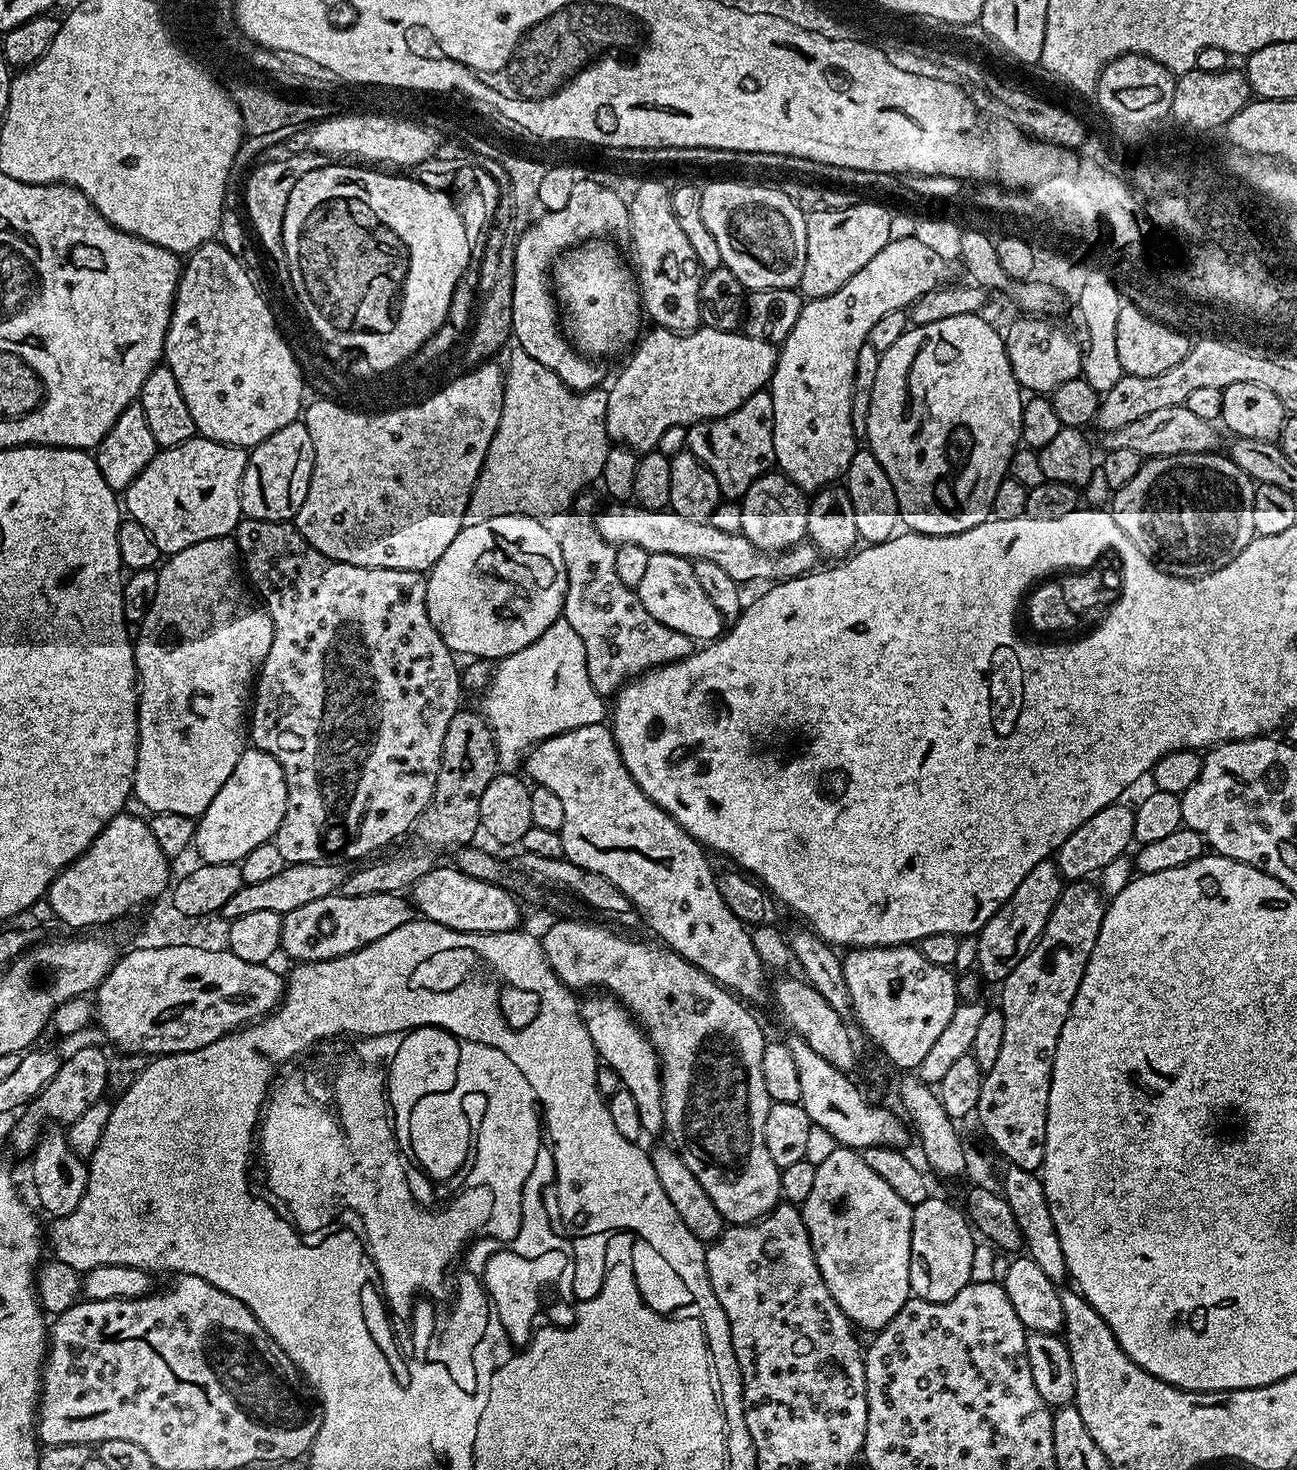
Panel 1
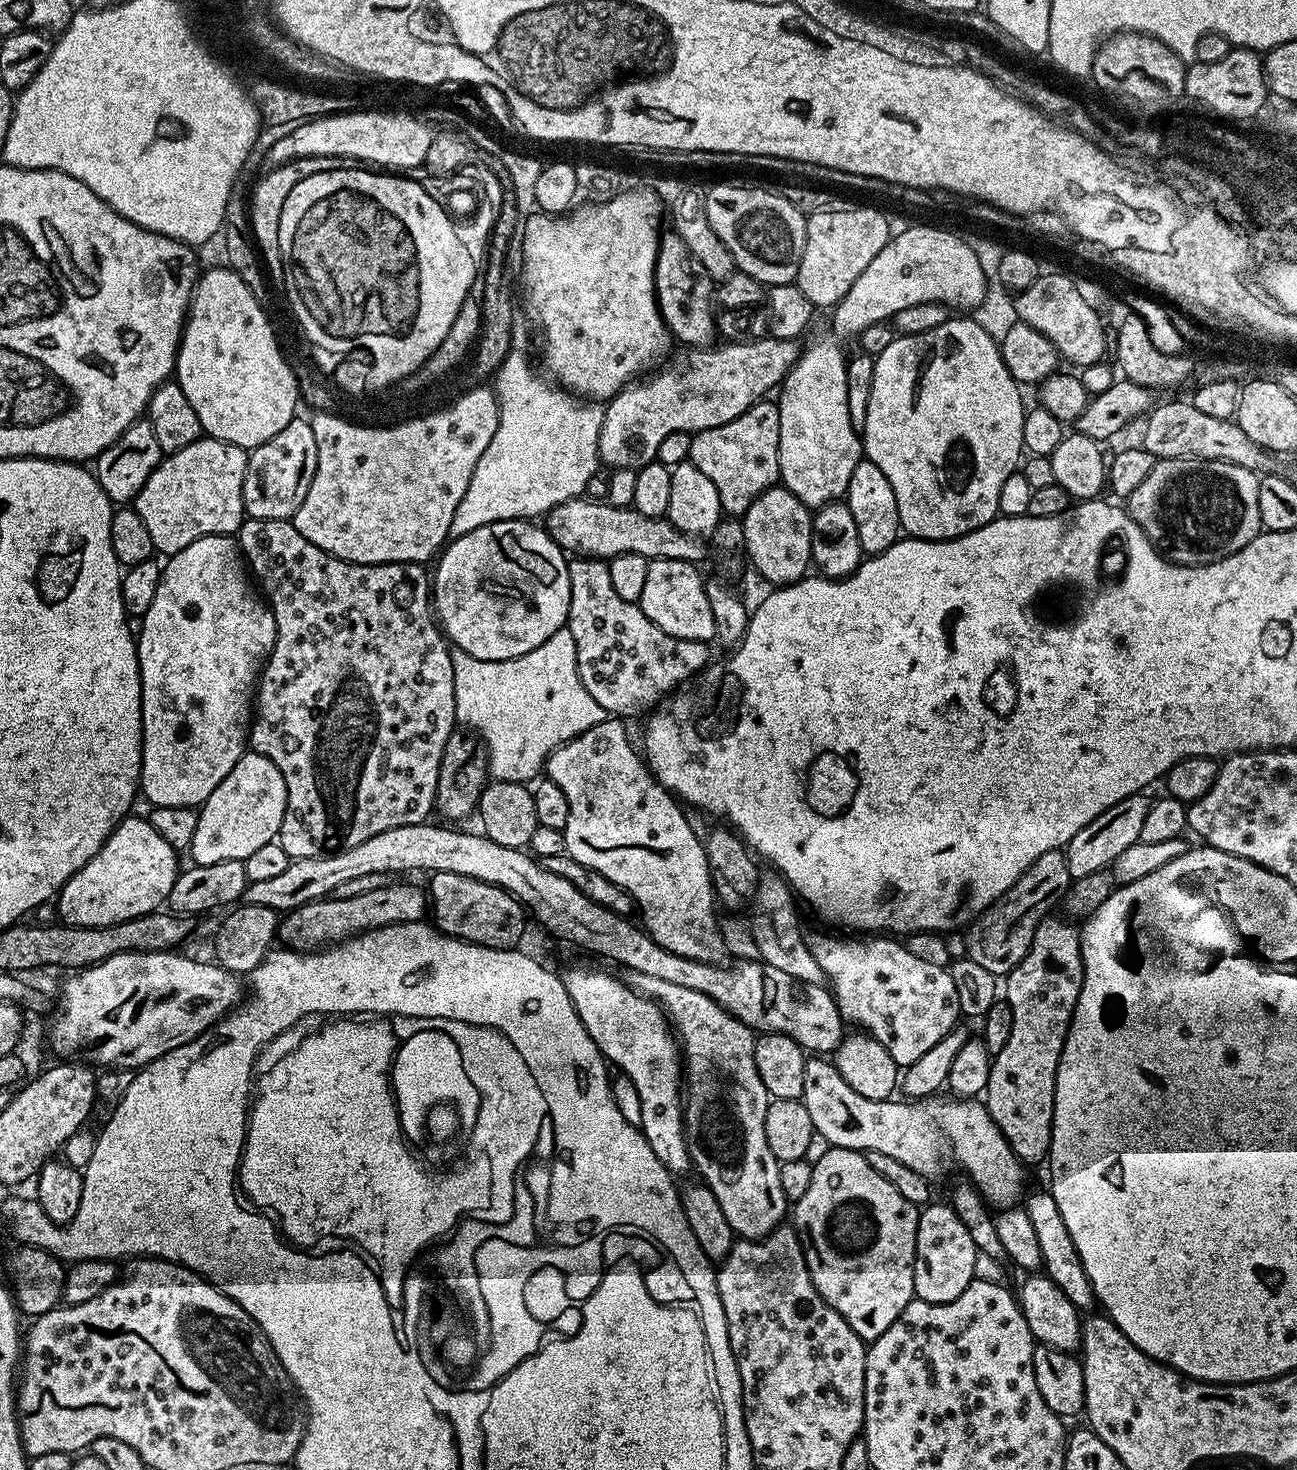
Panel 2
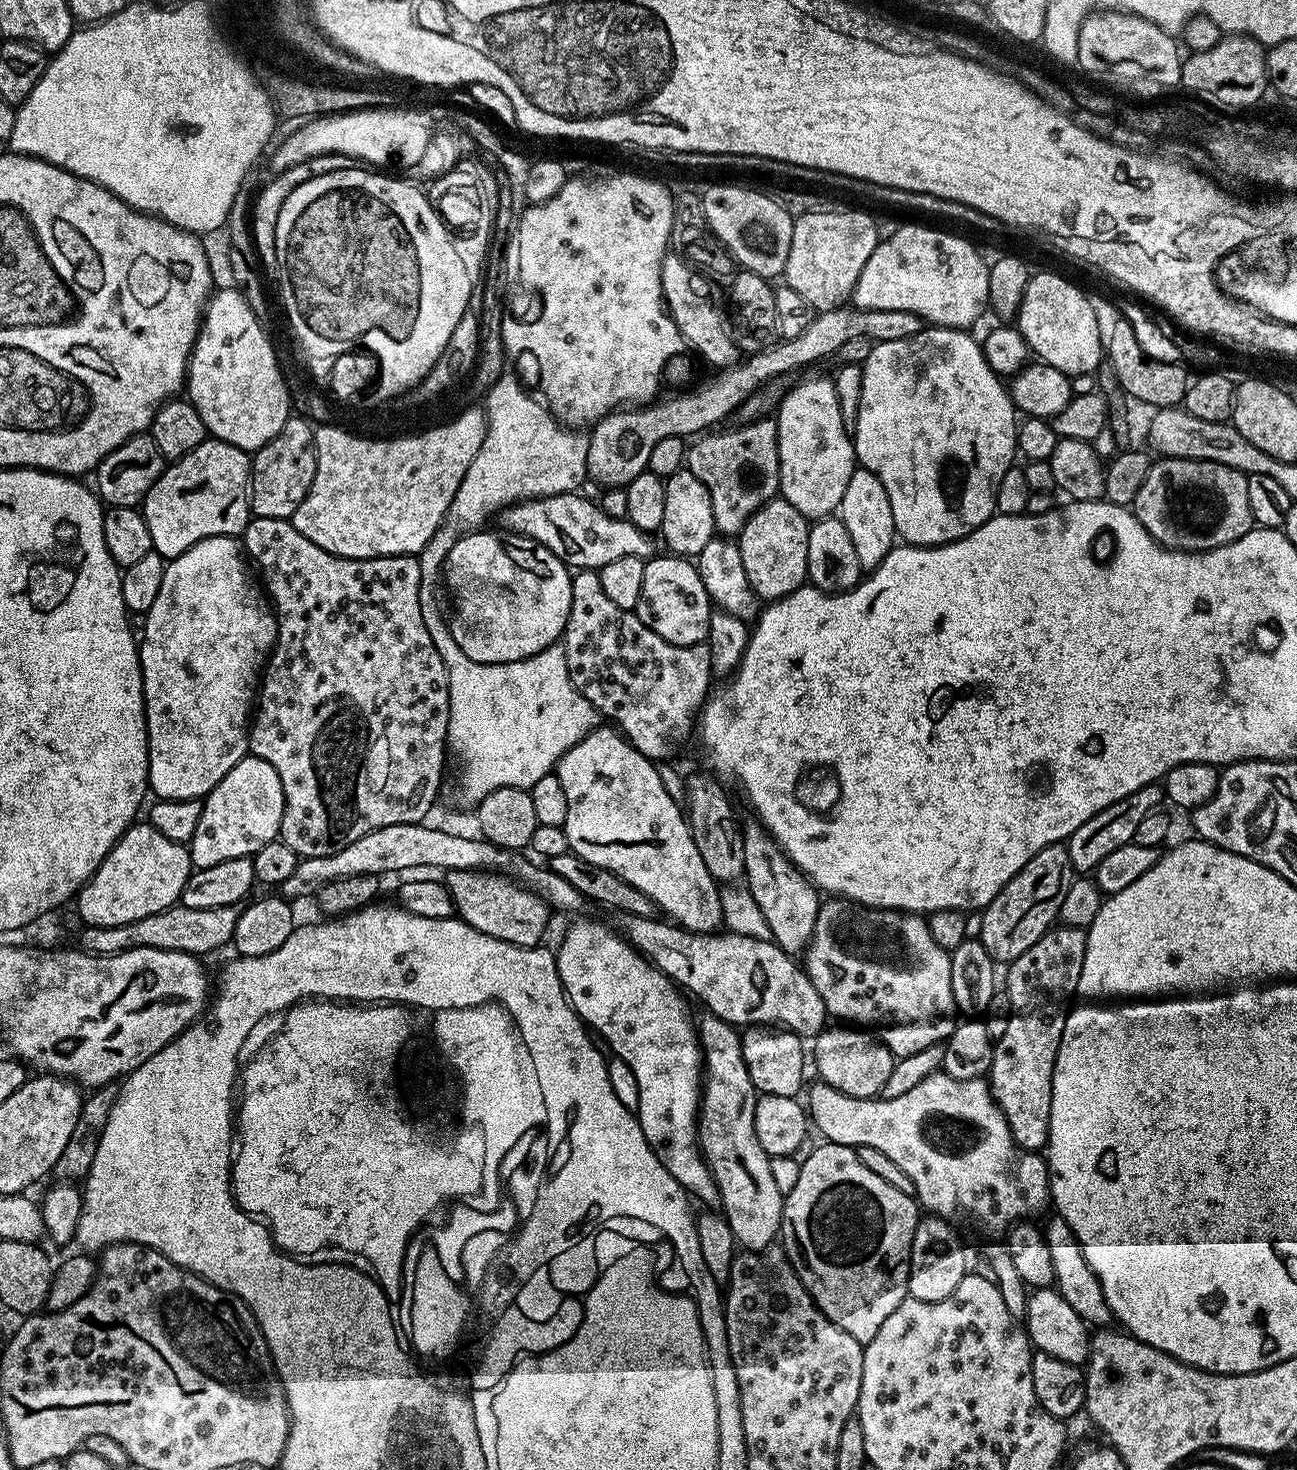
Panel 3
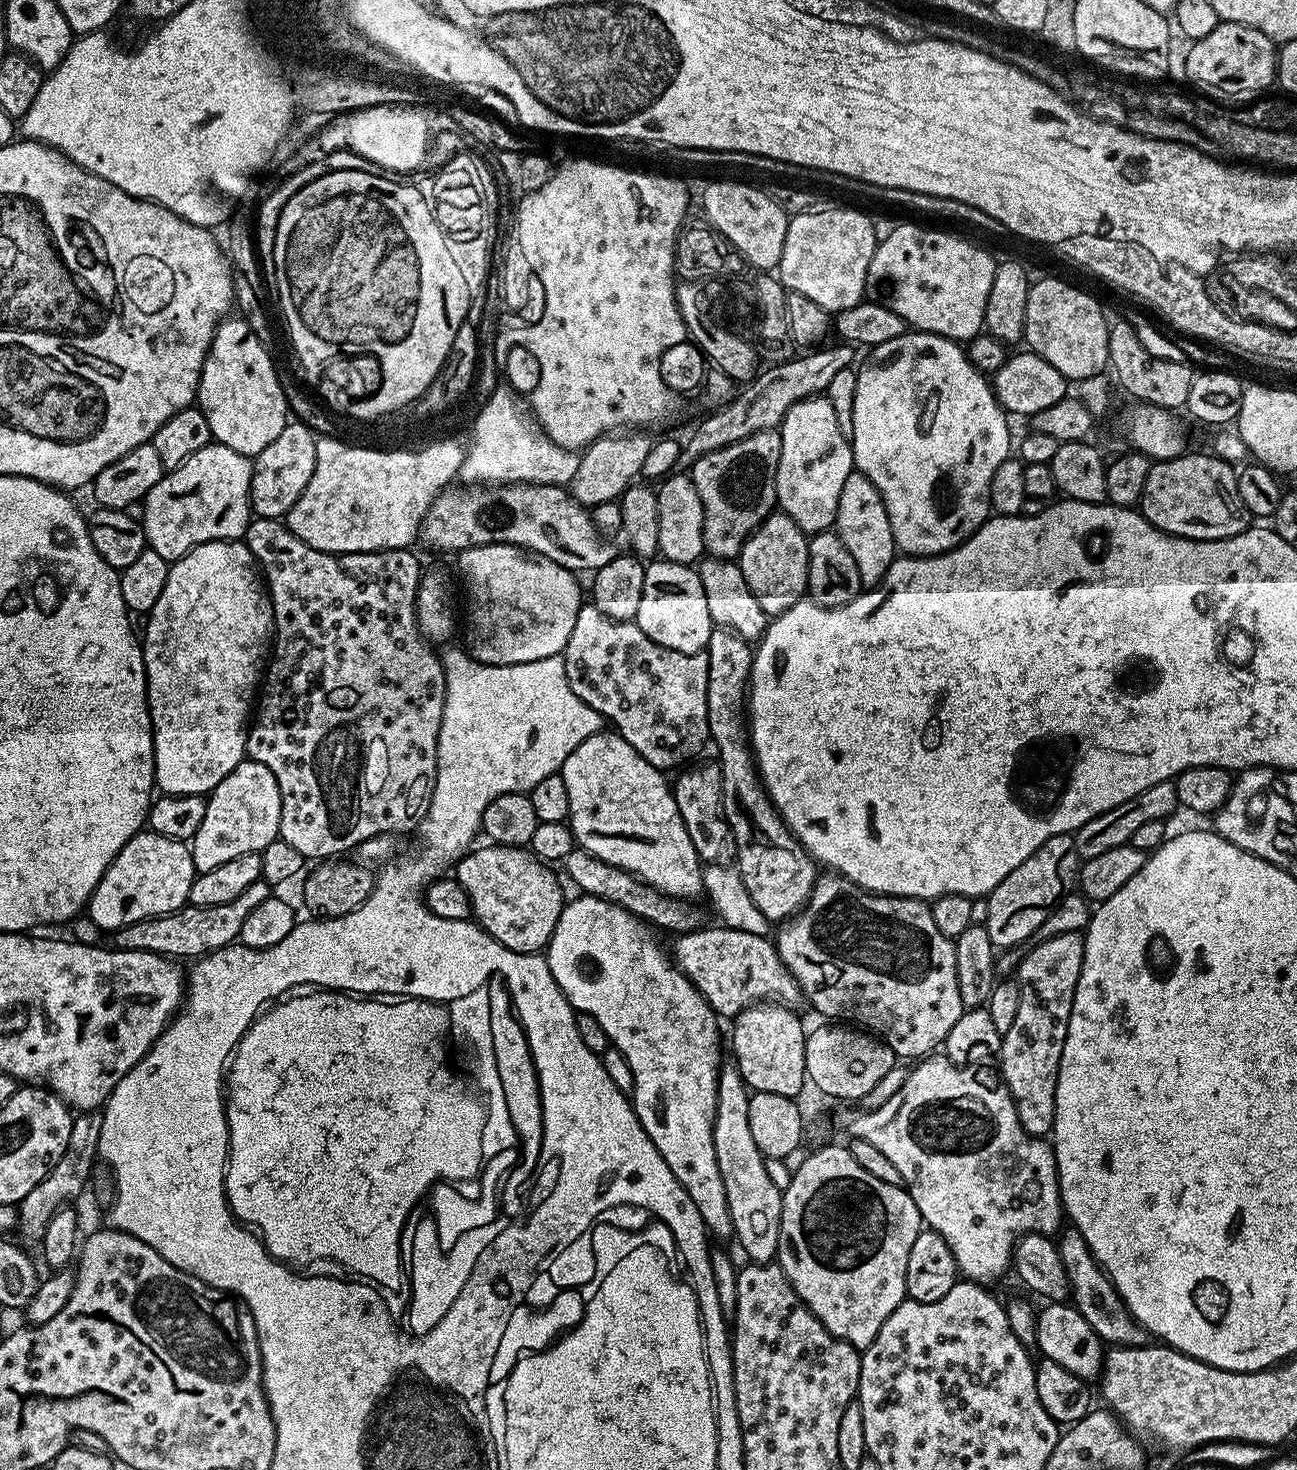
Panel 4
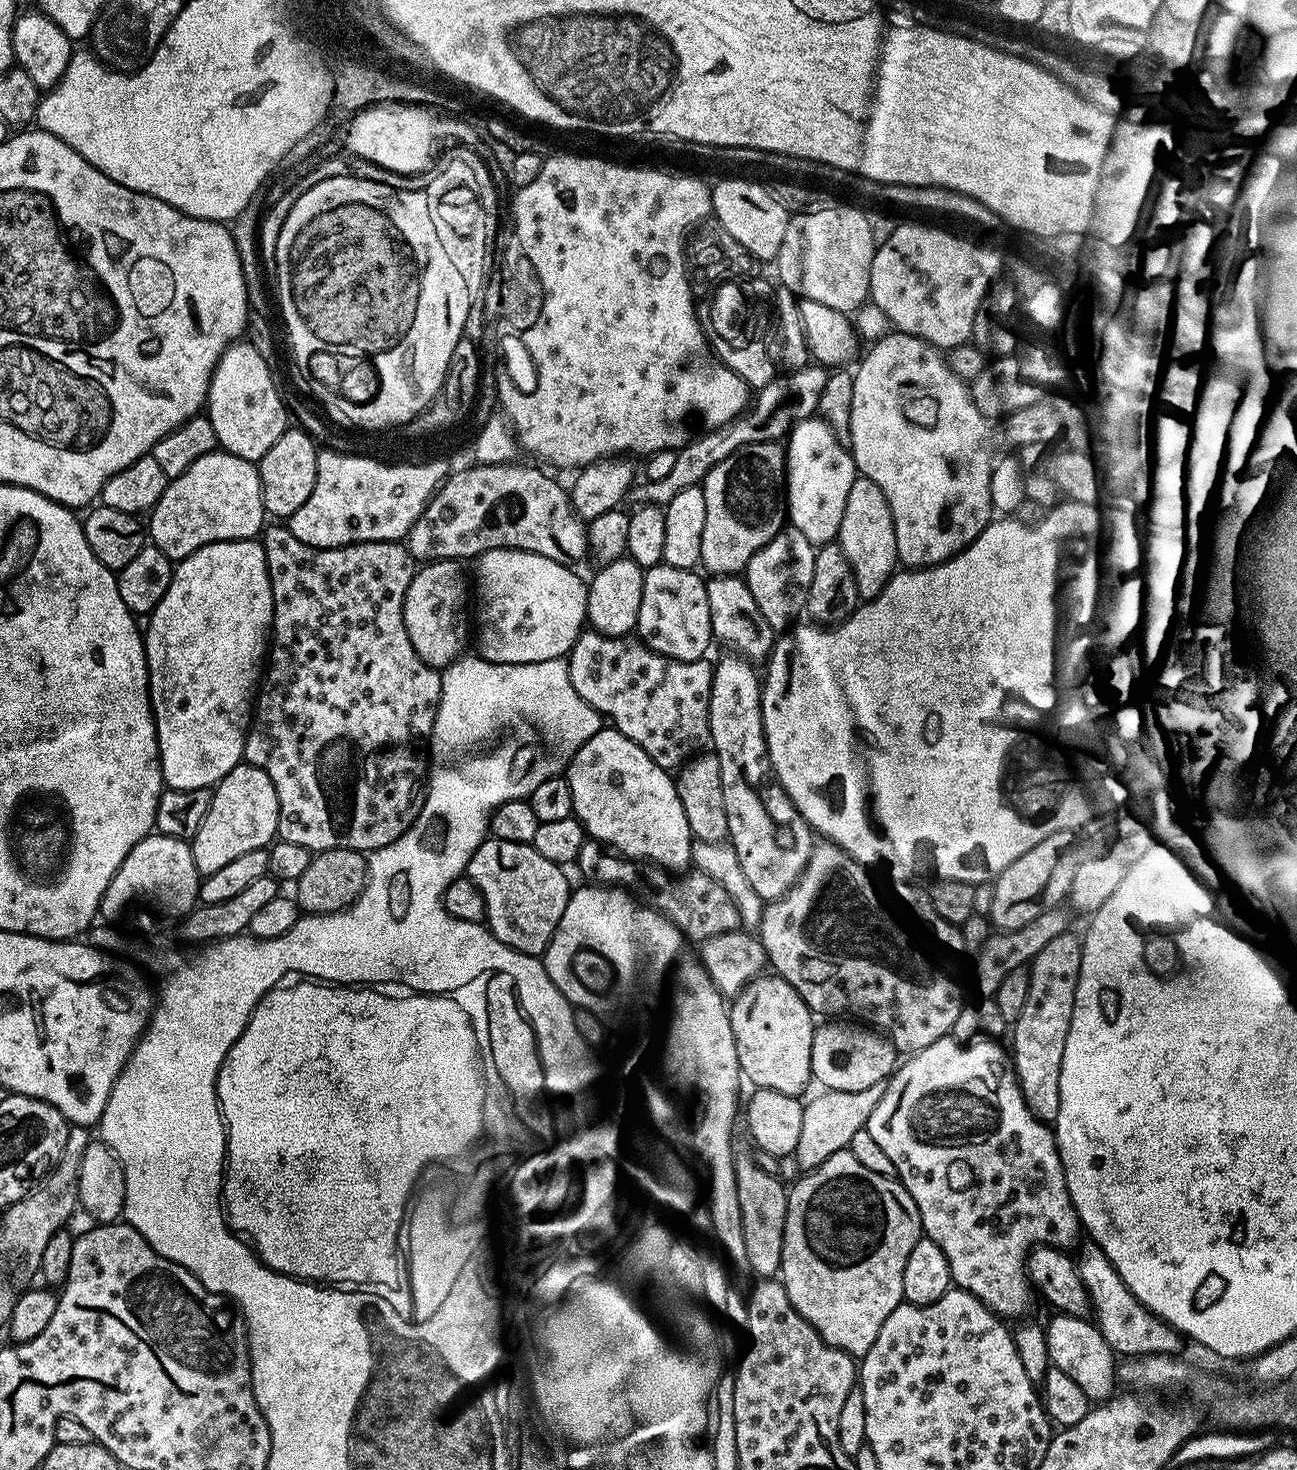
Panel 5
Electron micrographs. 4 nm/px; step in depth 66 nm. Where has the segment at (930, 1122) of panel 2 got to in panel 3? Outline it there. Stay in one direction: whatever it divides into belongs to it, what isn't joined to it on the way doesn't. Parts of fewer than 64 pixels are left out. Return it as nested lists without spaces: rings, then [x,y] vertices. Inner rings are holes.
[[[937,1070],[922,1078],[914,1090],[906,1090],[906,1094],[898,1094],[898,1098],[889,1100],[850,1097],[826,1083],[817,1085],[812,1092],[812,1108],[810,1104],[810,1120],[815,1131],[817,1128],[825,1141],[834,1144],[882,1150],[882,1154],[886,1154],[886,1158],[890,1158],[890,1162],[894,1162],[894,1166],[914,1182],[915,1199],[925,1213],[952,1218],[961,1208],[982,1227],[1003,1233],[1014,1224],[1036,1218],[1032,1216],[1049,1207],[1047,1159],[1026,1152],[1015,1144],[1006,1118],[1000,1113],[989,1085],[983,1079],[955,1080]]]

